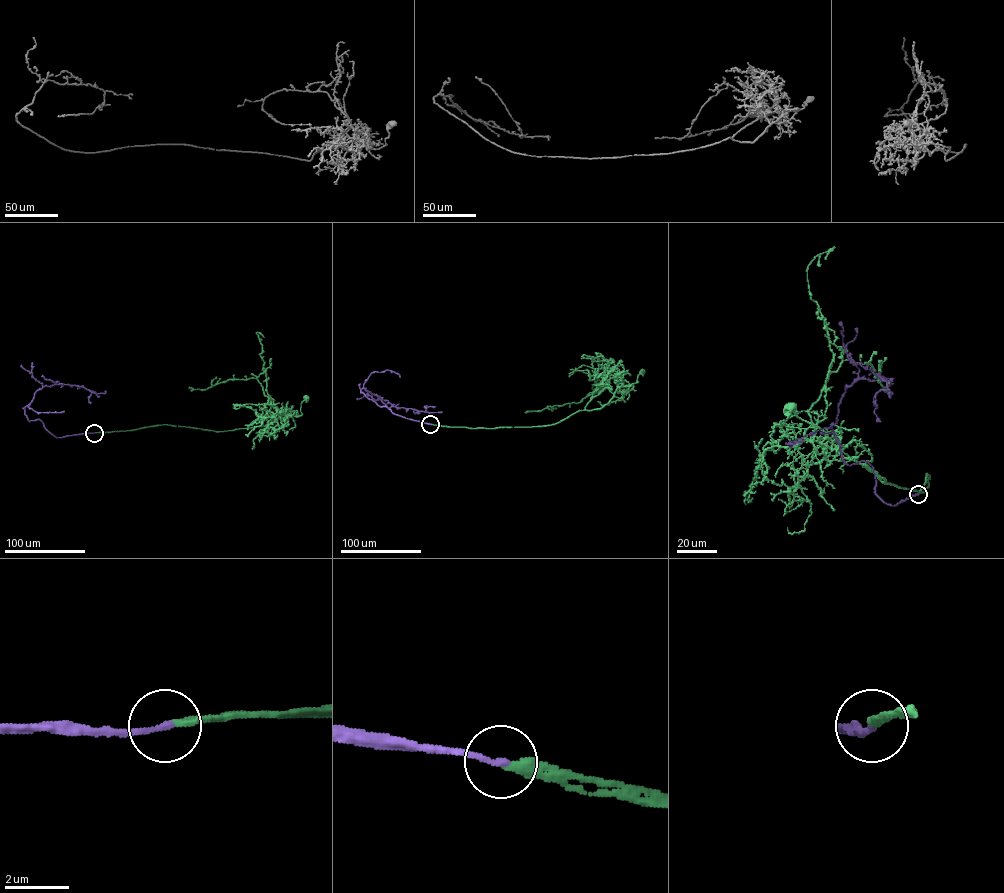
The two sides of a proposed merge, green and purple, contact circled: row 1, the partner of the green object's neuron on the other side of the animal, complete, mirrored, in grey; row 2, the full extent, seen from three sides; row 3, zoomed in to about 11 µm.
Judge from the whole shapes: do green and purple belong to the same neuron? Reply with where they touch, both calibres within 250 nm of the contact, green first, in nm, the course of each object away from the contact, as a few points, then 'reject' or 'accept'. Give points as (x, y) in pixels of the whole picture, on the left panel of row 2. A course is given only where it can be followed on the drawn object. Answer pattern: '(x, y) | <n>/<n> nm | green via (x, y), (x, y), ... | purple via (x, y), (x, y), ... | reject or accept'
(94, 433) | 240/190 nm | green via (95, 432), (162, 425), (216, 431), (264, 426), (282, 413), (301, 415), (301, 403), (307, 397) | purple via (95, 432), (56, 437), (40, 420), (29, 421), (24, 408), (46, 386), (69, 384), (97, 393), (105, 391) | accept

